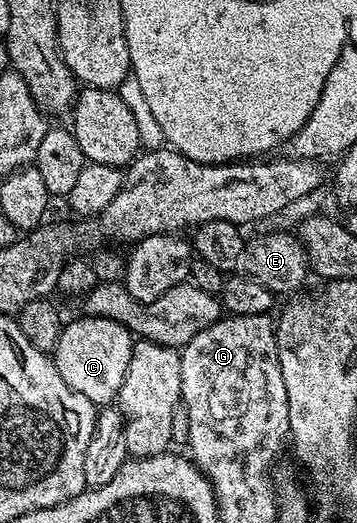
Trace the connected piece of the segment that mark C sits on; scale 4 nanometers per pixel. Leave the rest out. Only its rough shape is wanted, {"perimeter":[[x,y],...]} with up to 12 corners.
{"perimeter":[[80,315],[50,356],[97,407],[119,398],[133,333]]}

